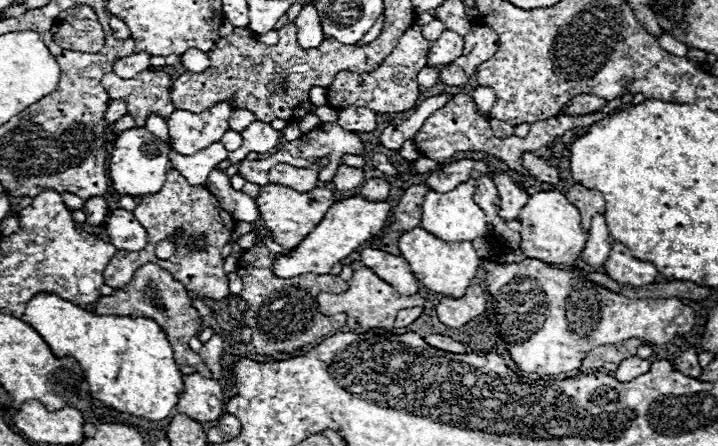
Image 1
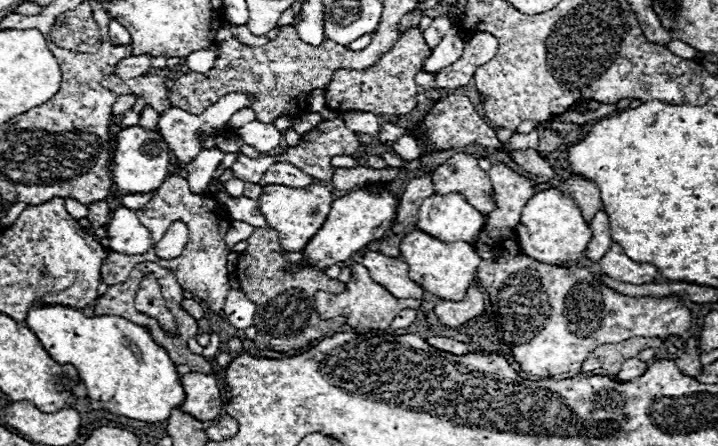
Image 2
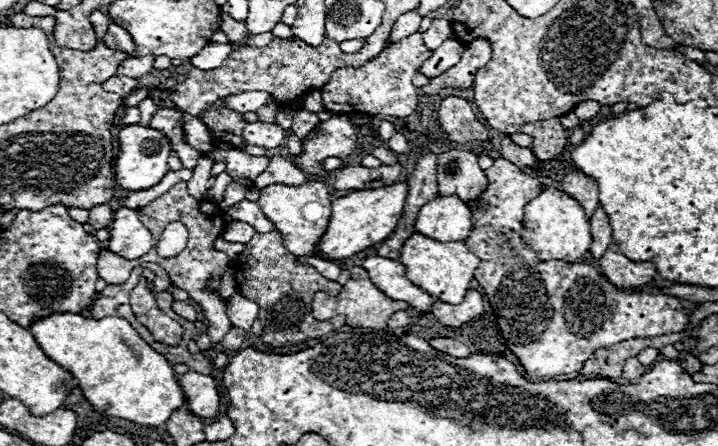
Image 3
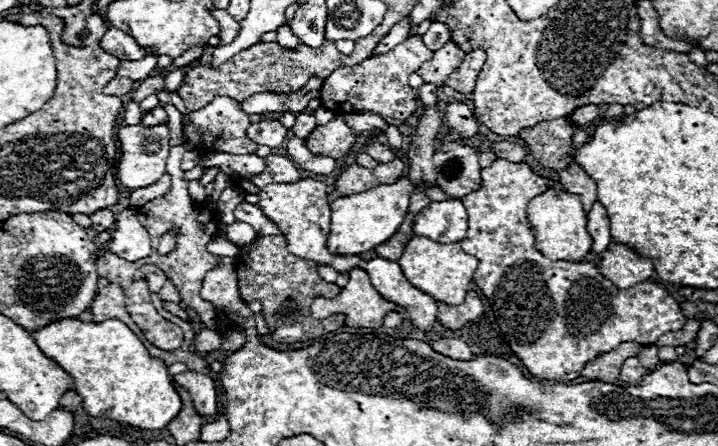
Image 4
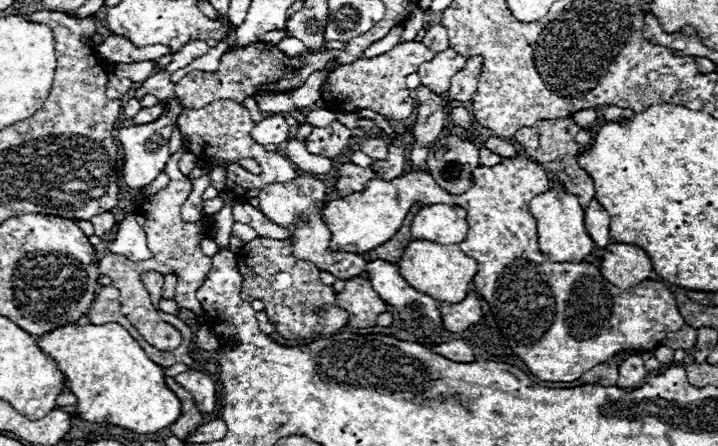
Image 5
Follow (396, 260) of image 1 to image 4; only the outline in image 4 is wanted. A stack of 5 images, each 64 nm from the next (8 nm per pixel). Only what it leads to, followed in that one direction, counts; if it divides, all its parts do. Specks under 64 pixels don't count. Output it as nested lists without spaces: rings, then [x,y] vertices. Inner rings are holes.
[[[374,258],[366,262],[366,272],[380,296],[406,310],[412,328],[420,332],[432,330],[432,324],[436,322],[436,300],[410,284],[398,262]]]

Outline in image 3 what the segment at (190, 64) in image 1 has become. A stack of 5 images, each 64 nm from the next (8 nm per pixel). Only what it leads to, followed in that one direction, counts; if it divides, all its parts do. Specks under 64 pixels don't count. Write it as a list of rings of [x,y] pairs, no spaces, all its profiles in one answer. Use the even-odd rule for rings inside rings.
[[[208,44],[196,56],[190,58],[190,64],[200,70],[214,70],[226,60],[226,56],[232,54],[232,50],[236,50],[240,46],[242,44]]]

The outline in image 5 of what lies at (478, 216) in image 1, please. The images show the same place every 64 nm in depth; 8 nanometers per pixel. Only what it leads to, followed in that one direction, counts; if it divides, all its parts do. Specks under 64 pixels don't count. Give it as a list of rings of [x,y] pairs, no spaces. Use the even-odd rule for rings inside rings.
[[[428,204],[412,220],[410,234],[414,240],[432,240],[436,244],[460,244],[468,234],[466,210],[462,206]]]

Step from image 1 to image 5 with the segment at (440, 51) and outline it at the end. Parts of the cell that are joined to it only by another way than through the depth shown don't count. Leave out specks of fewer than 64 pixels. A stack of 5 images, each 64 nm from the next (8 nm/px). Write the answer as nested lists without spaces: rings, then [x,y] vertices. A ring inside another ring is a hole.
[[[448,48],[444,52],[438,52],[434,60],[424,62],[418,70],[418,76],[428,90],[432,90],[434,94],[442,94],[450,88],[450,78],[456,72],[460,72],[464,64],[466,64],[466,58],[456,54],[452,48]]]

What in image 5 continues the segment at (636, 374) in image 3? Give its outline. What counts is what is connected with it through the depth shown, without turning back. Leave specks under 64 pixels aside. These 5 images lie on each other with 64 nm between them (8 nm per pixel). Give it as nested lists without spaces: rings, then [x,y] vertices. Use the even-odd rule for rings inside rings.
[[[640,356],[626,358],[618,368],[618,388],[638,388],[644,378],[648,376],[648,370],[644,366],[644,360]]]

